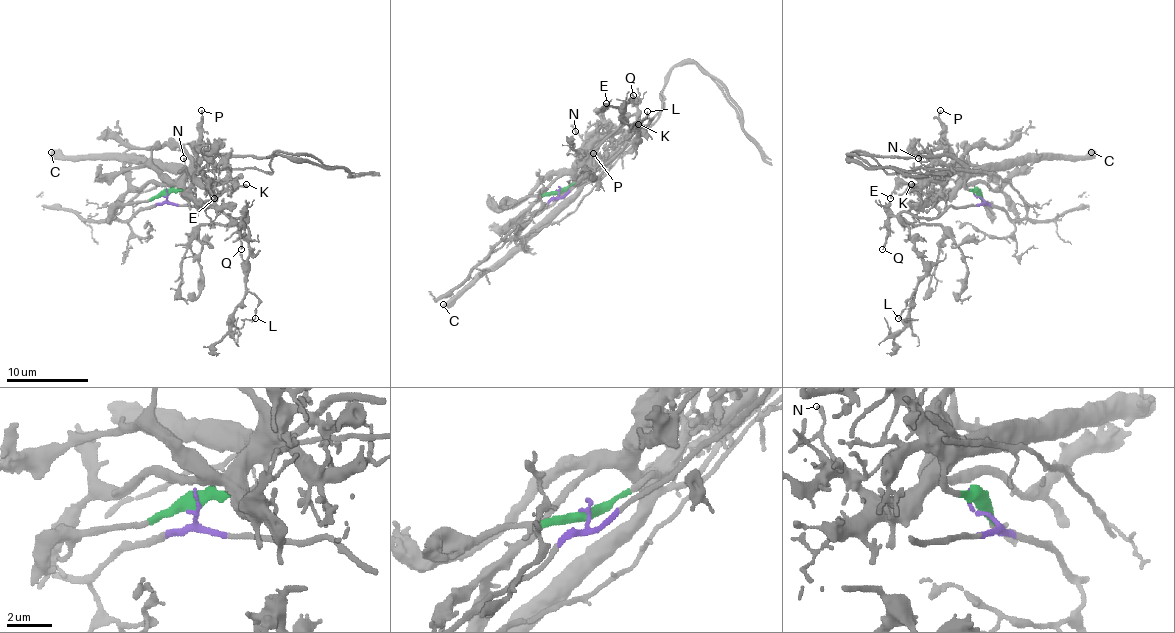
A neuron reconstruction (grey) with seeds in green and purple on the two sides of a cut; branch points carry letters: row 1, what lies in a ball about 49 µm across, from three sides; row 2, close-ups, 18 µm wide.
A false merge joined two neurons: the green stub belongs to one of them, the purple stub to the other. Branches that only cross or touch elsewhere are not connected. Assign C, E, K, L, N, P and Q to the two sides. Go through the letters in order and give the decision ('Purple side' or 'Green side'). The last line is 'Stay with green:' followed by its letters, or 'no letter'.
C: Green side
E: Green side
K: Green side
L: Purple side
N: Green side
P: Green side
Q: Purple side
Stay with green: C, E, K, N, P

